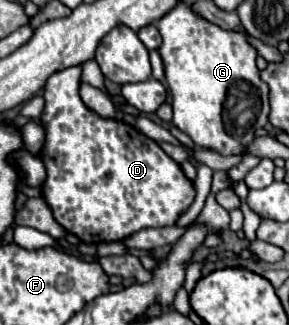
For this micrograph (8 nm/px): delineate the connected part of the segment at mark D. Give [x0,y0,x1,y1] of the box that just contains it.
[40,67,196,245]

